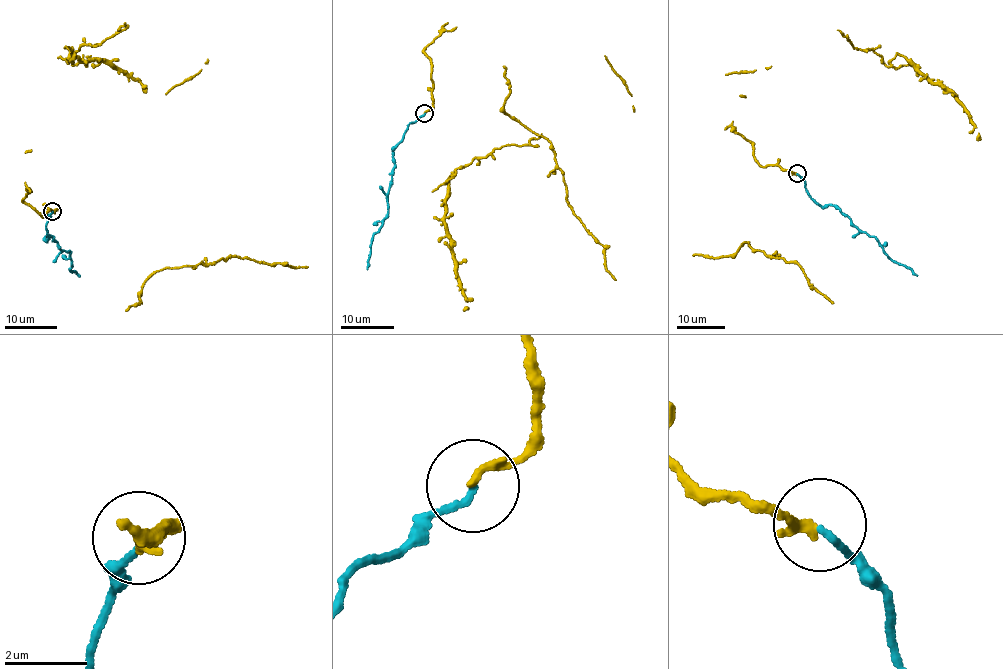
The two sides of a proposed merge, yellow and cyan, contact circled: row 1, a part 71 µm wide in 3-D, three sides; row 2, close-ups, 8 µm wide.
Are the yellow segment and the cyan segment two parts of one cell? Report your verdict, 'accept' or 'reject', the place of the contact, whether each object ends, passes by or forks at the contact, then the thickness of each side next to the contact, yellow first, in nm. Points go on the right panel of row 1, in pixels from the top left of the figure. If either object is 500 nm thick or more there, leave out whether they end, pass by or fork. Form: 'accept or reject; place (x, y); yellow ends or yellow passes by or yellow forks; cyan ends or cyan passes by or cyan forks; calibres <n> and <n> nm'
accept; place (797, 173); yellow ends; cyan ends; calibres 240 and 150 nm

